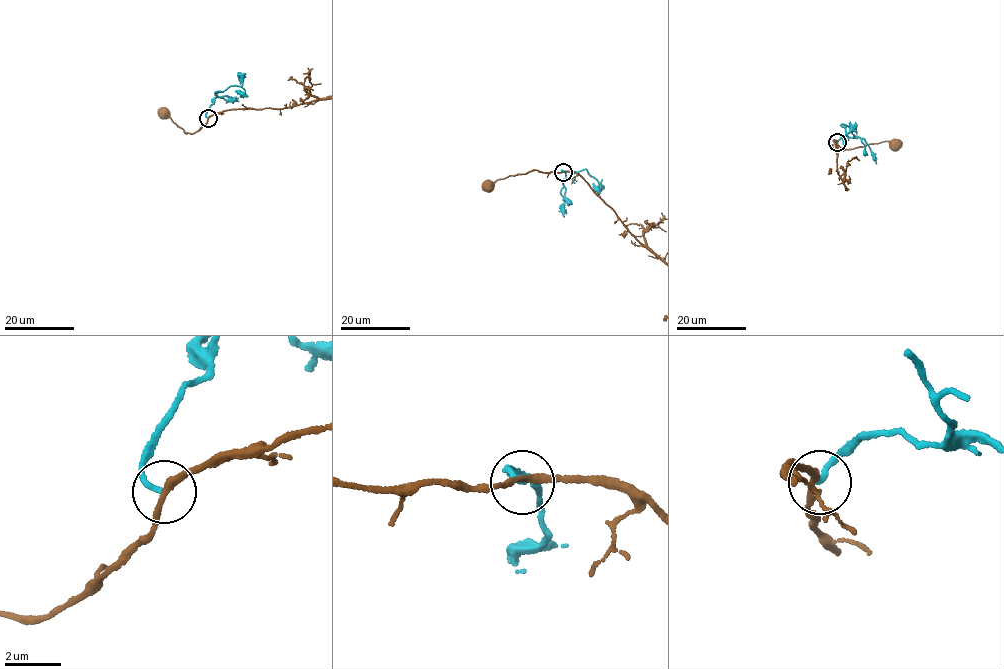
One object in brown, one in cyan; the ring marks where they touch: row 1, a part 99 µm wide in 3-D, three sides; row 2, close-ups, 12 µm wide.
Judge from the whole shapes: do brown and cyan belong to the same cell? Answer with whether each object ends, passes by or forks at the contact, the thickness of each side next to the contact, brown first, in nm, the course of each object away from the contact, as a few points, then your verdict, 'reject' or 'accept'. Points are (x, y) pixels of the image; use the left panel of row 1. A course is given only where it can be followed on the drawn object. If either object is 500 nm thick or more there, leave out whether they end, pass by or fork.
brown passes by; cyan ends; calibres 240 and 180 nm; course brown (208, 118), (201, 128), (187, 133), (163, 112); course cyan (208, 118), (206, 115), (214, 103), (215, 93), (236, 86), (245, 91), (235, 90); reject

